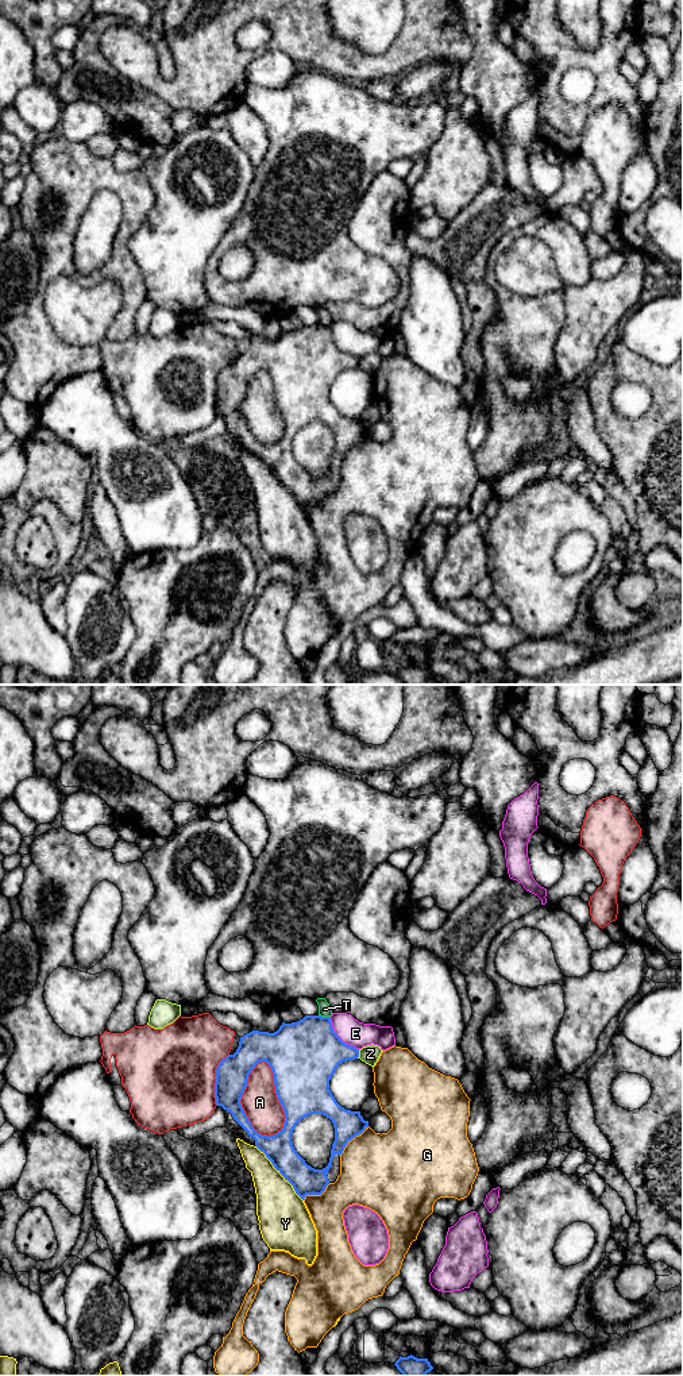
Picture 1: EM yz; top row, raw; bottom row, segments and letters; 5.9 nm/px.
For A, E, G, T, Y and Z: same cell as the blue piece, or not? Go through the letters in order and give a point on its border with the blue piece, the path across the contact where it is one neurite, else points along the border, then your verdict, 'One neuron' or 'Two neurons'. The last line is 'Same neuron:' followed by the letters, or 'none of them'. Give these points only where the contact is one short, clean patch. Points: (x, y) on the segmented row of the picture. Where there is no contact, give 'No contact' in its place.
A: Touches blue at yz (280, 1102). Two neurons
E: Touches blue at yz (339, 1037). Two neurons
G: Touches blue at yz (352, 1137). Two neurons
T: Touches blue at yz (324, 1017). Boundary: yz (319, 1014), (328, 1017). Two neurons
Y: Touches blue at yz (280, 1172). Two neurons
Z: Touches blue at yz (358, 1053). Two neurons
Same neuron: none of them

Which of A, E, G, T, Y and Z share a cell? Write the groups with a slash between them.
A / E / G / T / Y / Z

